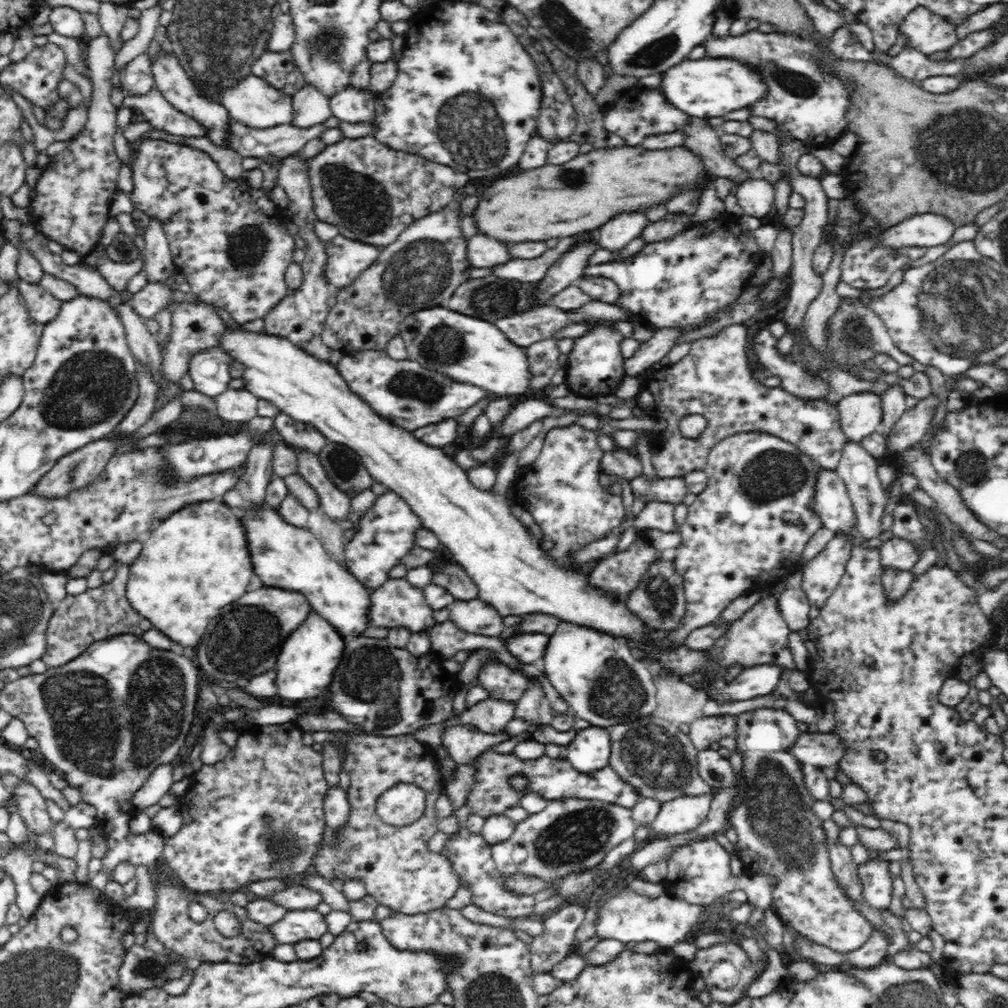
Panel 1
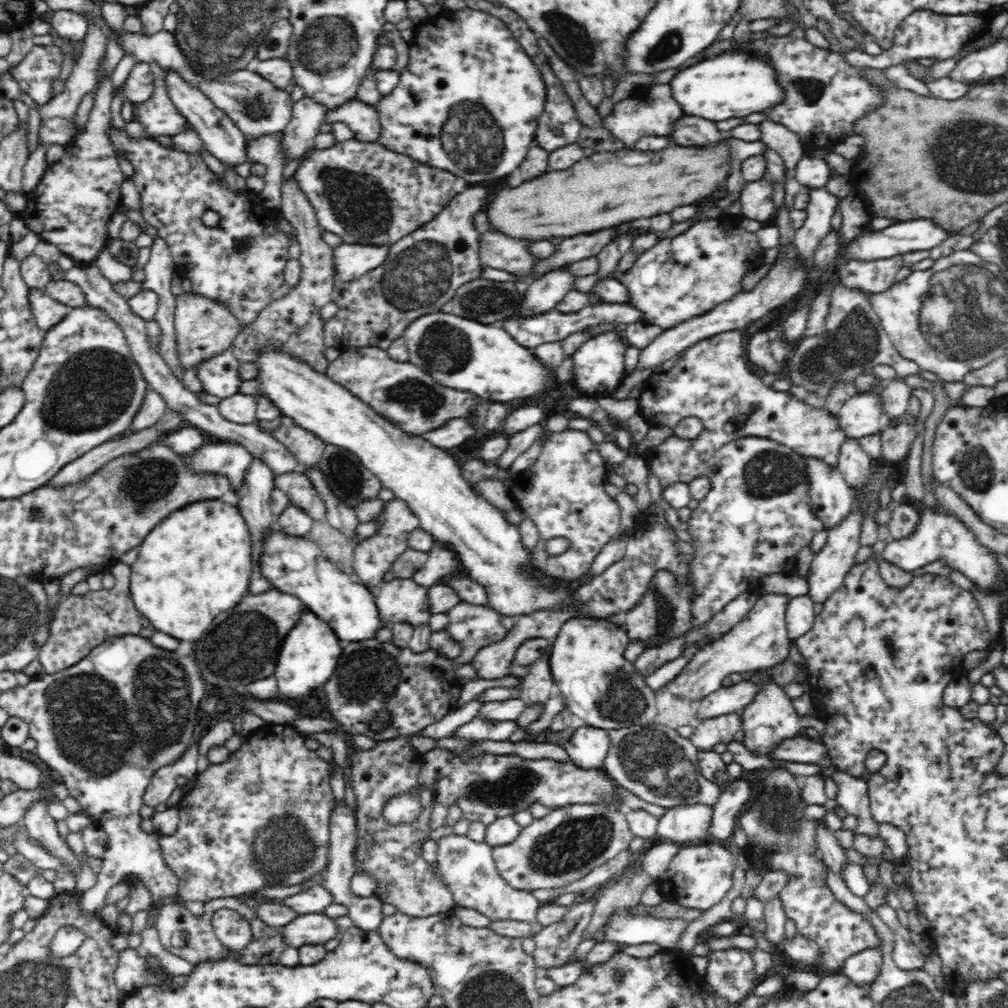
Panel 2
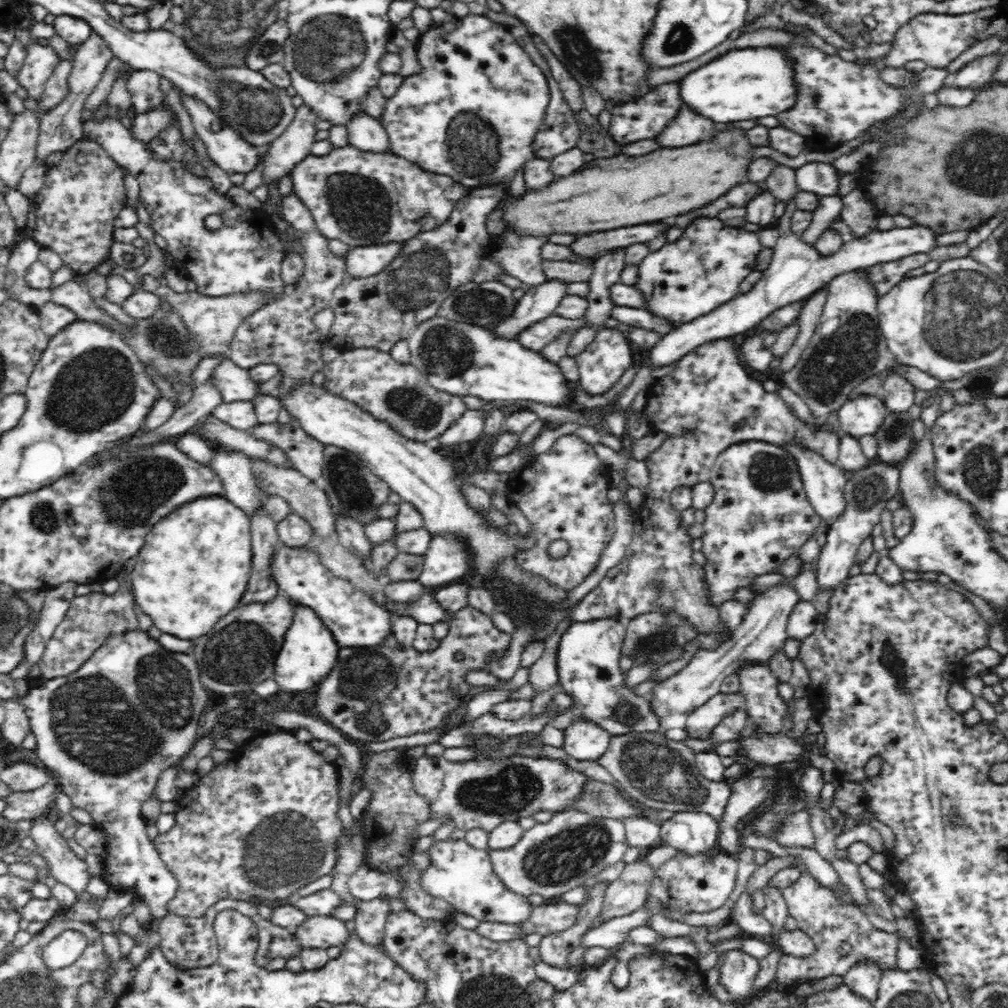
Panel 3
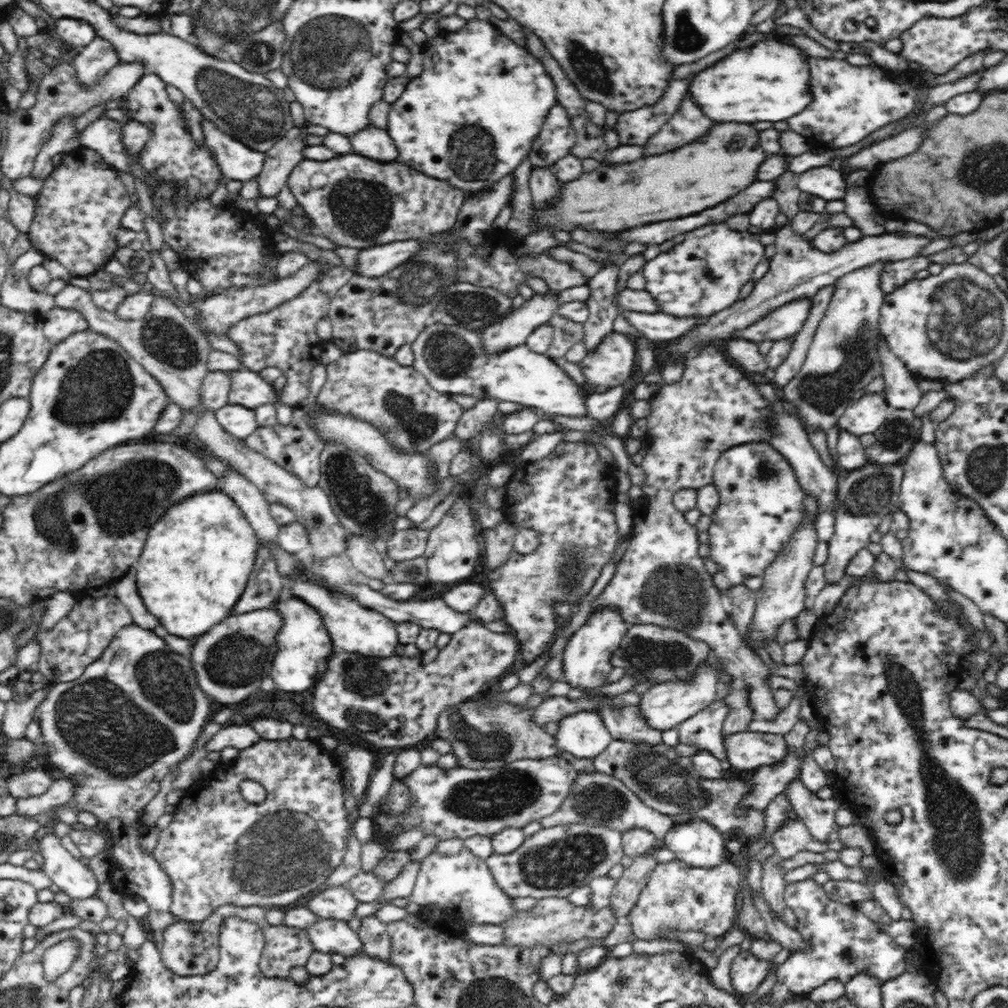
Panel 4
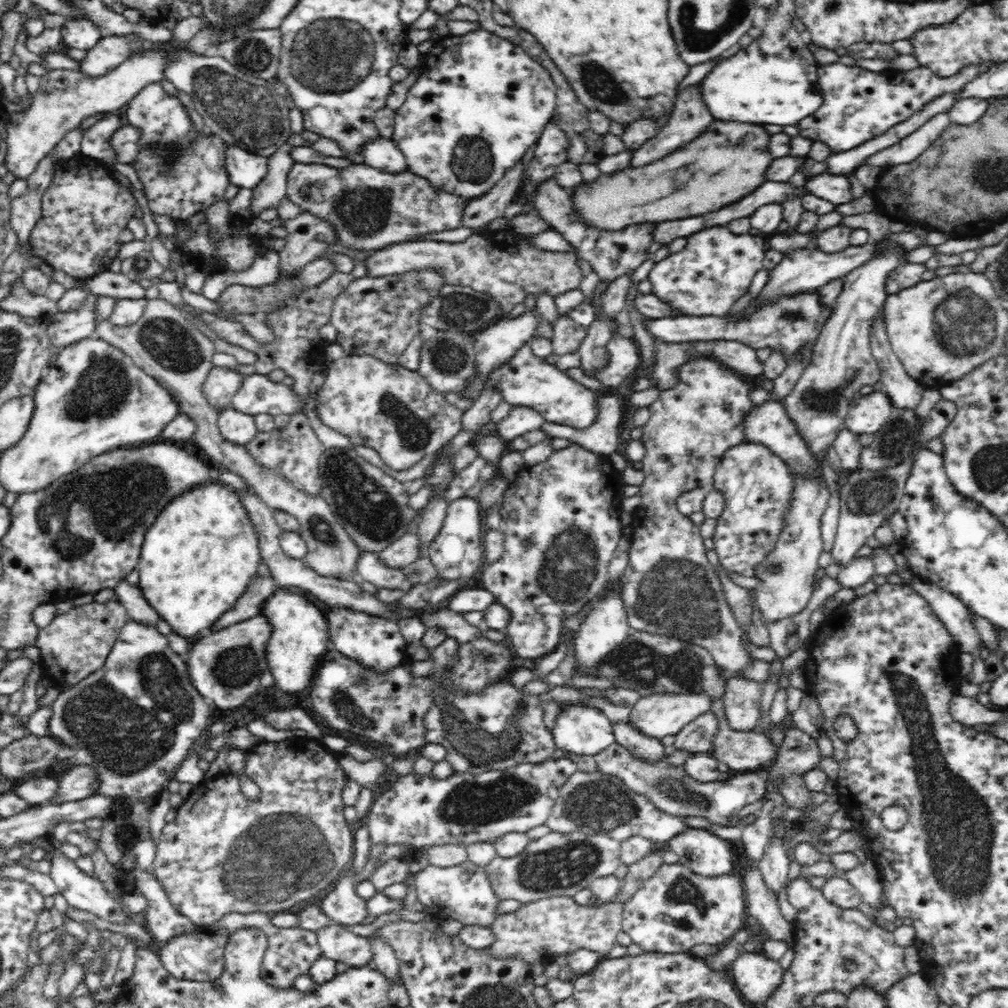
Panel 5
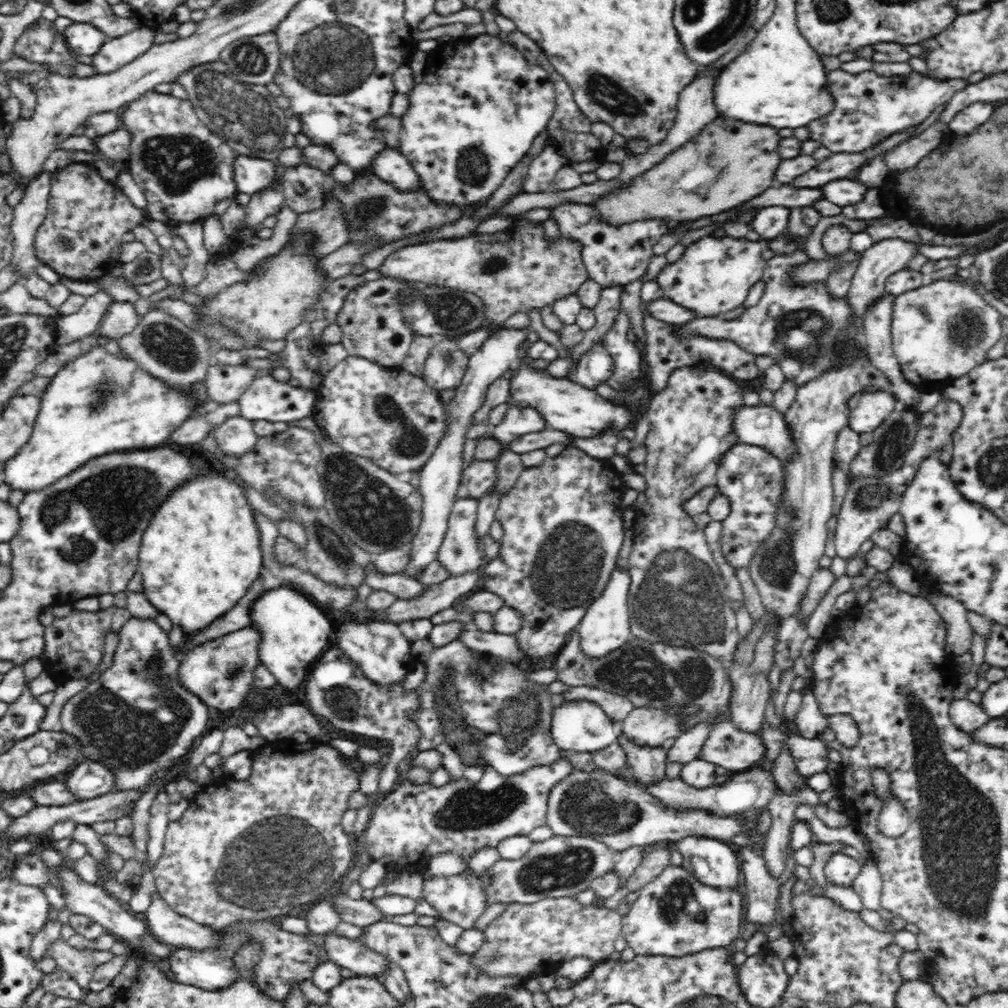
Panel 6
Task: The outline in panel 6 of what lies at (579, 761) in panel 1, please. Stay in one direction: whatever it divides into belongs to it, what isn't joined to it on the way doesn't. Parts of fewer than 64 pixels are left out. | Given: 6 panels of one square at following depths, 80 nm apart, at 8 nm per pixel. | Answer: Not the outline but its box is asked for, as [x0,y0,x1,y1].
[551,701,619,753]

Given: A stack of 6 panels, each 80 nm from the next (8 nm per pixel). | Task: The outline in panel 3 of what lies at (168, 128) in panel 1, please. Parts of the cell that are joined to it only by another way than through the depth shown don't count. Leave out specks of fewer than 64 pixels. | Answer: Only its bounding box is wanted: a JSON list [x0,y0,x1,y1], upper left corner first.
[130,77,178,143]

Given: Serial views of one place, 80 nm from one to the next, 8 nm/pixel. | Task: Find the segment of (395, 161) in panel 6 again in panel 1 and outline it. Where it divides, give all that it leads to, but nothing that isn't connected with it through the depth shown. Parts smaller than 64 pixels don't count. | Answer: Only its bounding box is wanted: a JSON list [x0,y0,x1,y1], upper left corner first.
[329,84,375,124]

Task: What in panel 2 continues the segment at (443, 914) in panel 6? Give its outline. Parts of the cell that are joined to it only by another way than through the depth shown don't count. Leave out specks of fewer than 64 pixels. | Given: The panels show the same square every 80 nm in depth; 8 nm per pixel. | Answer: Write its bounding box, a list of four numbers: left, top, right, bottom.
[436,835,544,937]

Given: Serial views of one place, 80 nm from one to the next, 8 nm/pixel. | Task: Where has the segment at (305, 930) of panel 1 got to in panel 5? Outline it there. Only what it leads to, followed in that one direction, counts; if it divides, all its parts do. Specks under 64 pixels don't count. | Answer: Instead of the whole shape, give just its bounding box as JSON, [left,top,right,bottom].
[315,922,372,968]

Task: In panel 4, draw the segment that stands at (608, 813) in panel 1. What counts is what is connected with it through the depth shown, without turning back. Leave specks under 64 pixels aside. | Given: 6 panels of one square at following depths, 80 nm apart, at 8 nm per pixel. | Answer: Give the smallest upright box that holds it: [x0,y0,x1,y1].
[485,822,625,898]

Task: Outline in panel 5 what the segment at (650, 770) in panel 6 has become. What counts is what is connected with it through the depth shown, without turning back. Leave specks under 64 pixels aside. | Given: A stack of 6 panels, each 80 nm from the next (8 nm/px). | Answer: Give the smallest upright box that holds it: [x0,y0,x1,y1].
[611,721,667,763]

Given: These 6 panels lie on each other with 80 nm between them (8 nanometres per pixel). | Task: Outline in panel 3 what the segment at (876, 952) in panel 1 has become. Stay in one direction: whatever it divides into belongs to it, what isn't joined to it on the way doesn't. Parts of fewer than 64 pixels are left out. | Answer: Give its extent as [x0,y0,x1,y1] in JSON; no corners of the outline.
[842,960,882,1004]

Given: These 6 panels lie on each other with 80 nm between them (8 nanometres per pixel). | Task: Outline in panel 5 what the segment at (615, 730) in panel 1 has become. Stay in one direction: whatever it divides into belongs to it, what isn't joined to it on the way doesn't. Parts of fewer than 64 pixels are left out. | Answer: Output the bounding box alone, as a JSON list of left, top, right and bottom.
[593,741,766,826]

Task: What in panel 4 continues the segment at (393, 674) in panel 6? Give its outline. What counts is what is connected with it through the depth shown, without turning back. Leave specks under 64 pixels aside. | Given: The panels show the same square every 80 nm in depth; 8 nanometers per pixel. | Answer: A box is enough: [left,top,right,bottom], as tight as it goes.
[292,580,400,658]

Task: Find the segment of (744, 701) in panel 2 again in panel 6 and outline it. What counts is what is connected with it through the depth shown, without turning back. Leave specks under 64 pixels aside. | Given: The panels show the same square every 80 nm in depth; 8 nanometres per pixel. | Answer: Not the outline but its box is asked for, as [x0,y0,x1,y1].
[667,722,712,766]

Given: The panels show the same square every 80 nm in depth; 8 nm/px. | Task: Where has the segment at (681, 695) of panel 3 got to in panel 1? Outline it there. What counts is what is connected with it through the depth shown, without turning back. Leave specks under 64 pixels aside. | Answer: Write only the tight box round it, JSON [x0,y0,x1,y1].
[709,596,796,669]

